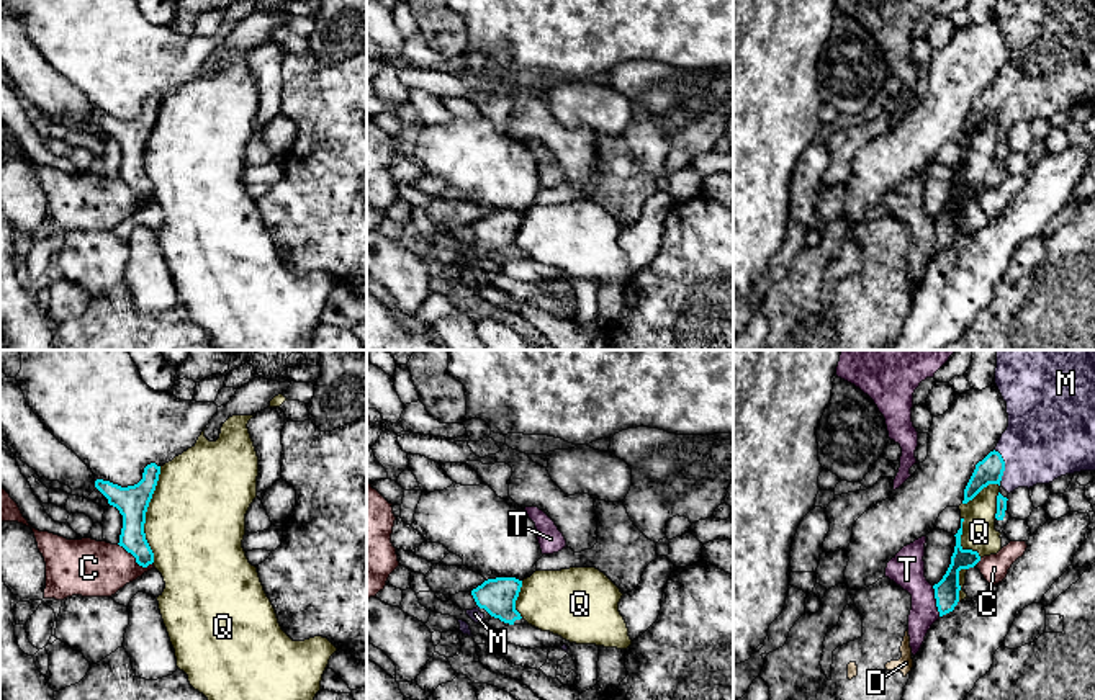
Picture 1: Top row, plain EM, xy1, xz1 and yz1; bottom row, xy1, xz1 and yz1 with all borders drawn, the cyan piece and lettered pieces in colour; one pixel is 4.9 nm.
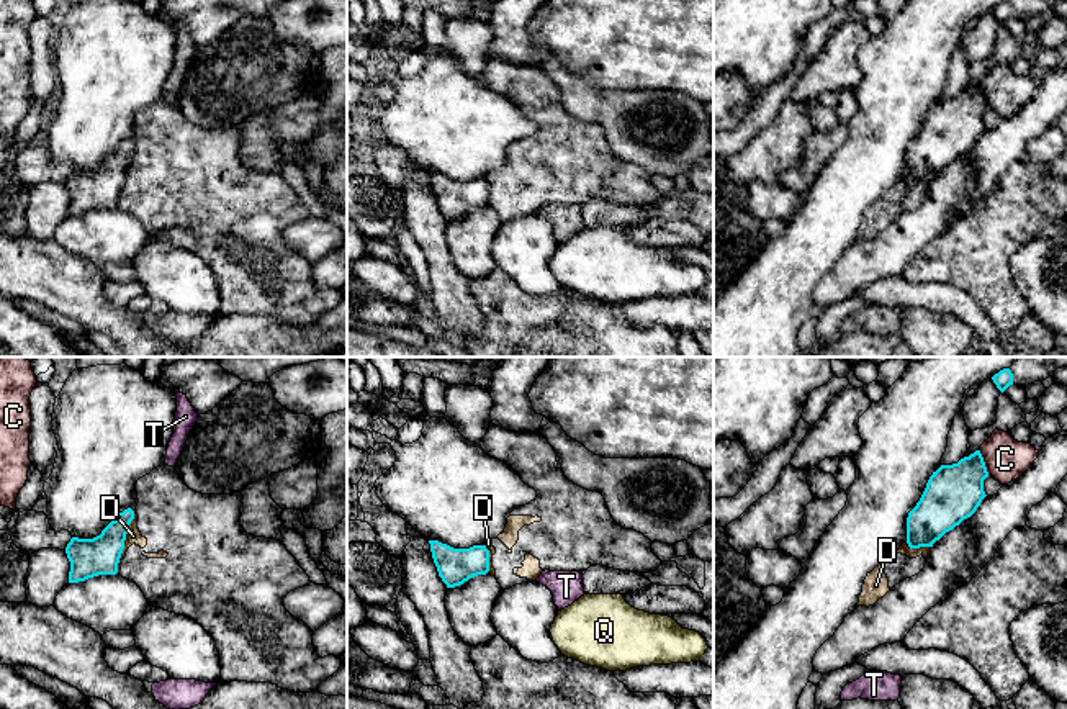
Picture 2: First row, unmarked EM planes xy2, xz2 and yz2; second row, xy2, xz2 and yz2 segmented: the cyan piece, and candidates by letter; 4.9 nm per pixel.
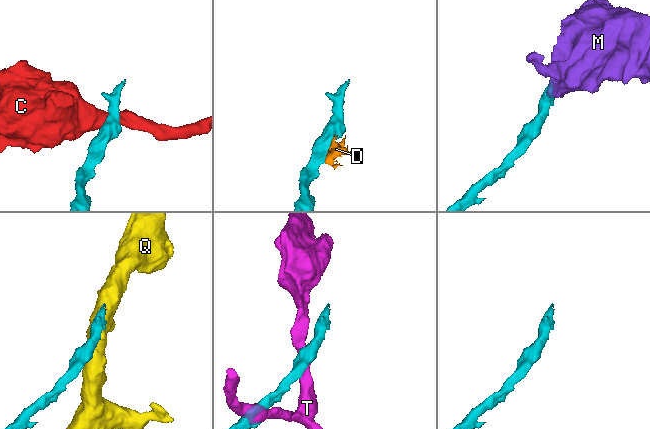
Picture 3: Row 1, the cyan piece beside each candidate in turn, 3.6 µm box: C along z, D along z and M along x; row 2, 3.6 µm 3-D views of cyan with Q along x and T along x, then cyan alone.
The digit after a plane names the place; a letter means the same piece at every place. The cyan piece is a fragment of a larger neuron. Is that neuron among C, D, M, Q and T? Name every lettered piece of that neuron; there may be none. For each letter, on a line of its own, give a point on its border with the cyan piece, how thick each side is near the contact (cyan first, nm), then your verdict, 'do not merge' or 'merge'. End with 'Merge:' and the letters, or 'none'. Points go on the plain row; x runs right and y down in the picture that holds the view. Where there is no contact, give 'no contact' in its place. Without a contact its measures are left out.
C: xy1 (136, 193) | 130/280 nm | do not merge
D: xy2 (125, 169) | 190/70 nm | do not merge
M: yz1 (1004, 98) | 130/400 nm | merge
Q: xy1 (144, 148) | 160/480 nm | do not merge
T: yz1 (937, 234) | 130/180 nm | do not merge
Merge: M

